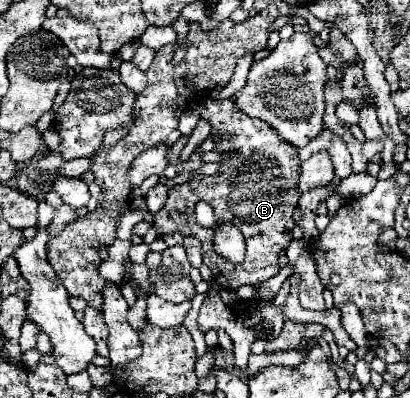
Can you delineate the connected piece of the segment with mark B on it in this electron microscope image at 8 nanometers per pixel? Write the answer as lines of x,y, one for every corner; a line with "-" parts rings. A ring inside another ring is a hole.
206,97
200,107
200,117
206,119
212,127
212,135
220,137
220,143
216,147
236,147
236,157
220,161
220,169
216,175
210,177
198,177
194,181
186,181
182,185
172,187
168,203
172,209
180,209
188,215
188,223
184,227
176,227
176,231
182,231
184,235
194,235
202,243
202,257
204,265
210,267
214,273
214,281
222,289
236,291
242,285
260,285
266,279
274,277
278,267
278,257
284,247
292,241
292,213
298,205
298,177
300,177
300,157
298,149
290,145
286,139
282,139
270,125
266,125
260,119
250,119
244,115
232,99
212,101
-
198,201
206,201
212,205
216,213
216,221
224,223
230,221
236,225
244,237
246,237
246,259
240,265
232,265
226,259
218,257
212,249
212,235
214,229
196,227
194,219
194,207

